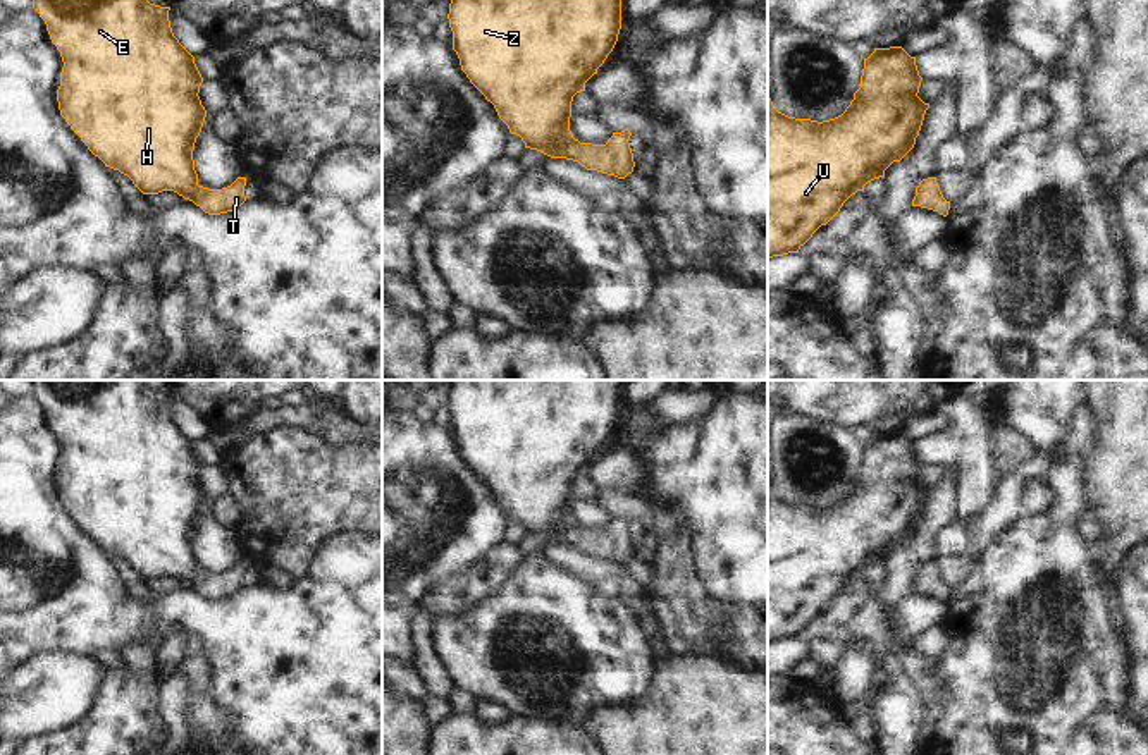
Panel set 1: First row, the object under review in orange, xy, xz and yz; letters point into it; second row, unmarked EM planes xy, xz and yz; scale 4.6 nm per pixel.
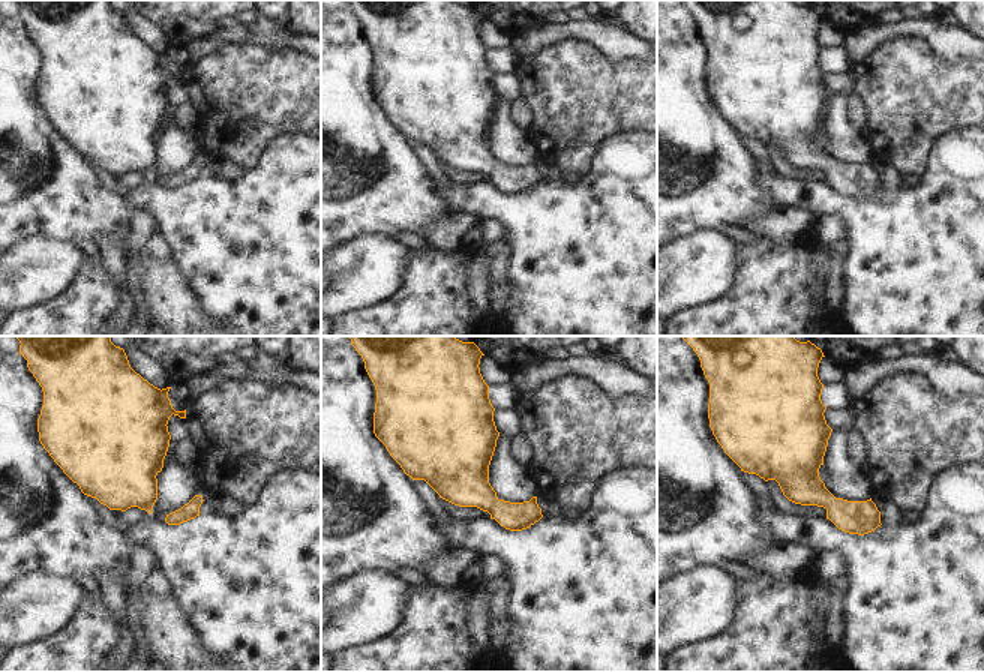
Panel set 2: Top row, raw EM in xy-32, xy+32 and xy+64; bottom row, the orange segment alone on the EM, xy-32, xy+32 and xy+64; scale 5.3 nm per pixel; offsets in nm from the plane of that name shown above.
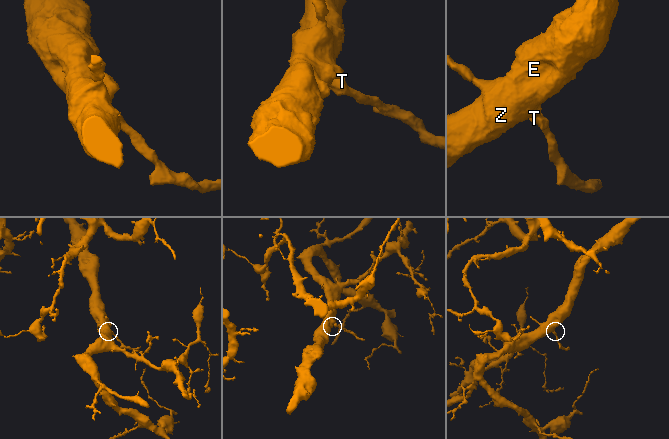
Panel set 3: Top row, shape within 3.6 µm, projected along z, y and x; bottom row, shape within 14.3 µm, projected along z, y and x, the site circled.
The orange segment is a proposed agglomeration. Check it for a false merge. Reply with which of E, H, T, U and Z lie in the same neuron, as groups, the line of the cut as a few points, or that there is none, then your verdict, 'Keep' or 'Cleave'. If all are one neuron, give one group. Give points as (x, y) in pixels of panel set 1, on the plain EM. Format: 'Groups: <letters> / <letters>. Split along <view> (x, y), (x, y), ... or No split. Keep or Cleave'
Groups: E H T U Z. No split. Keep

